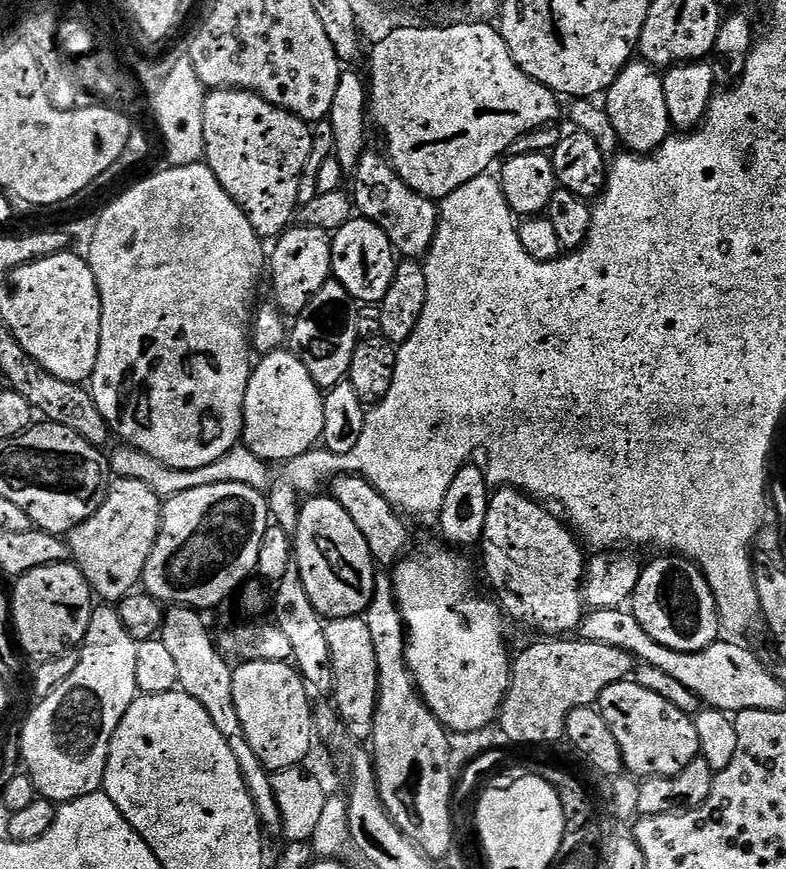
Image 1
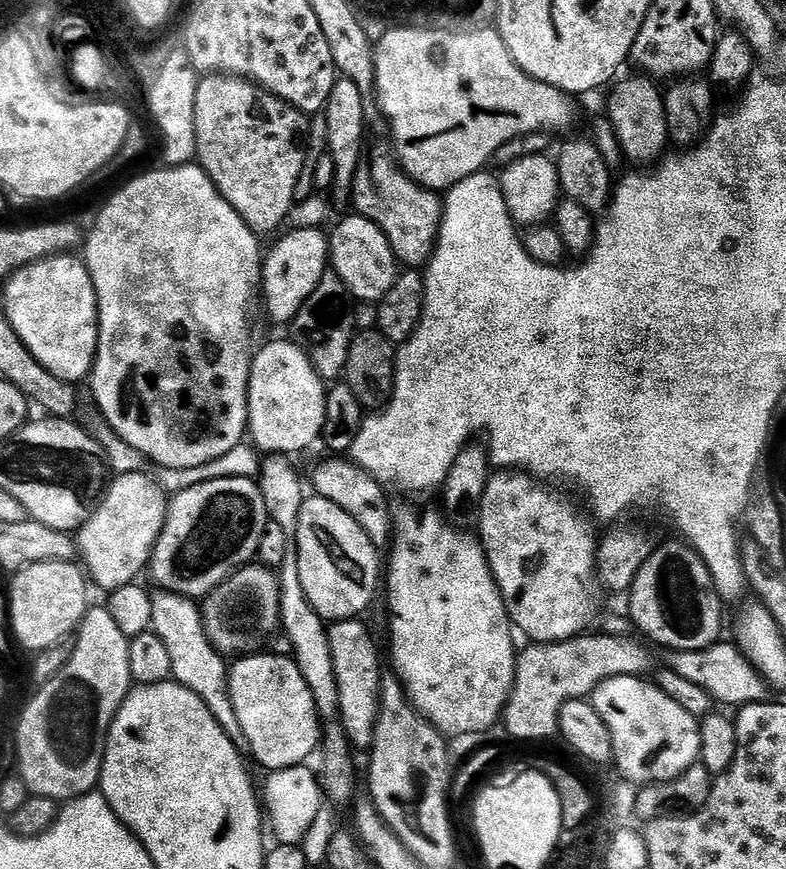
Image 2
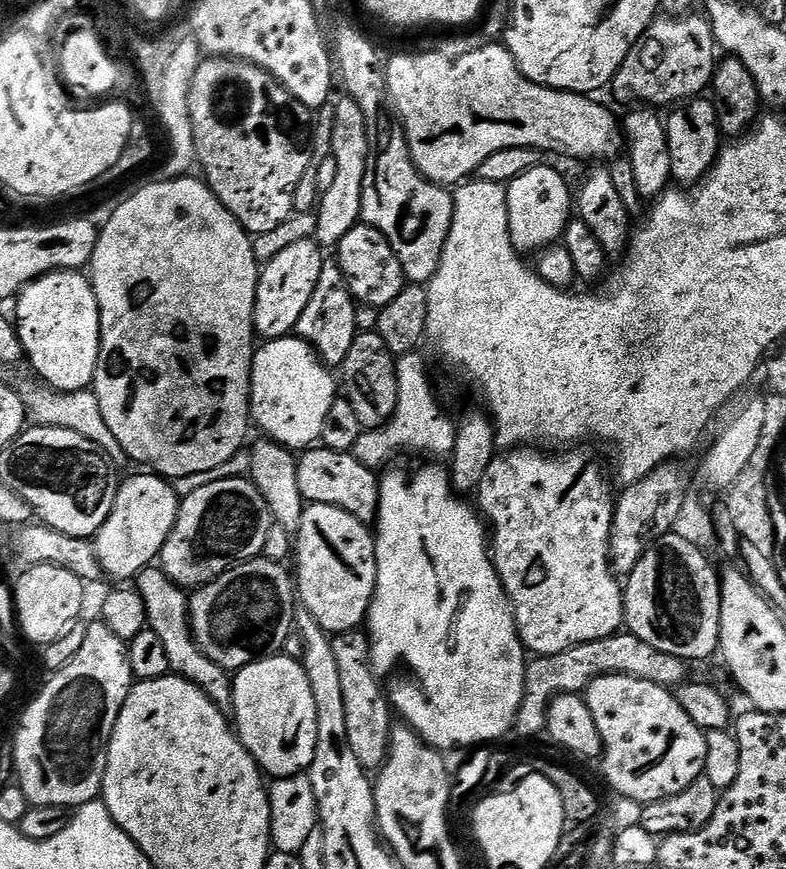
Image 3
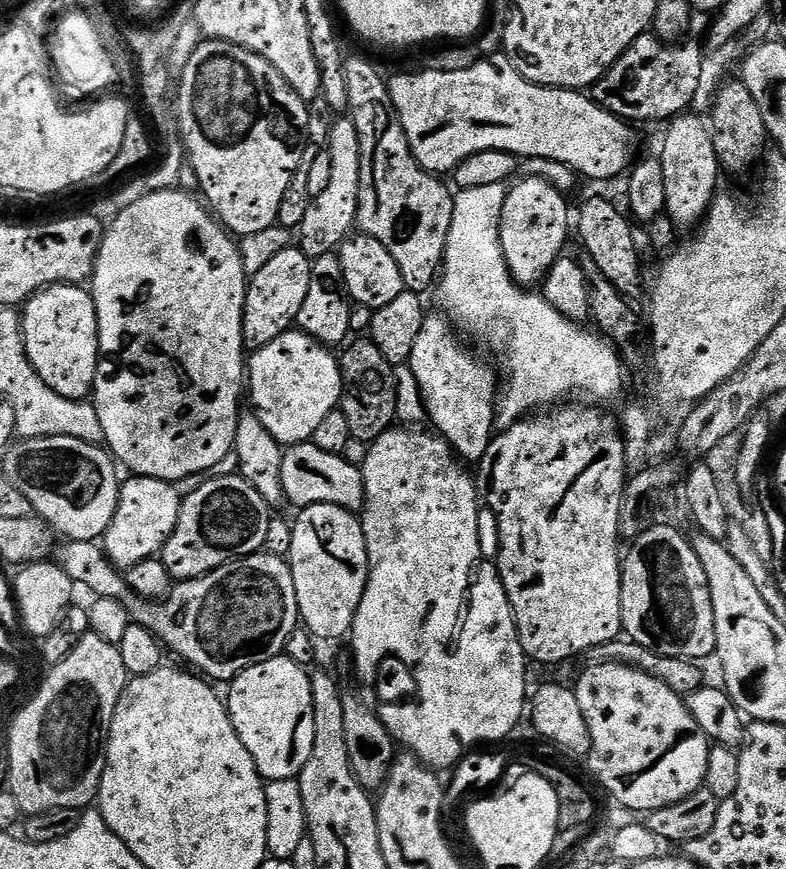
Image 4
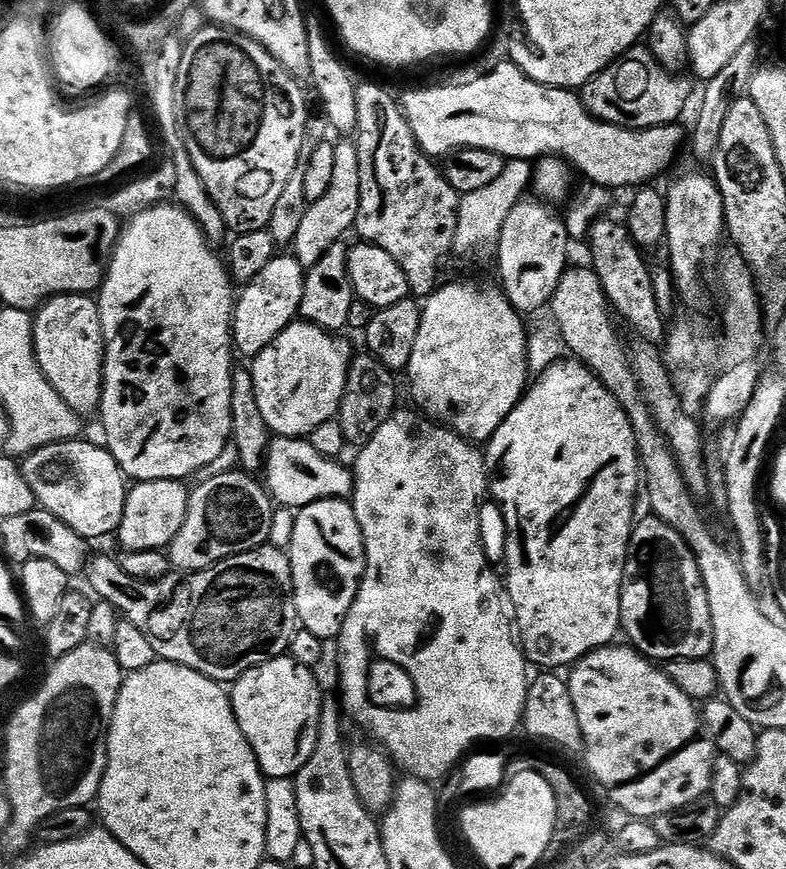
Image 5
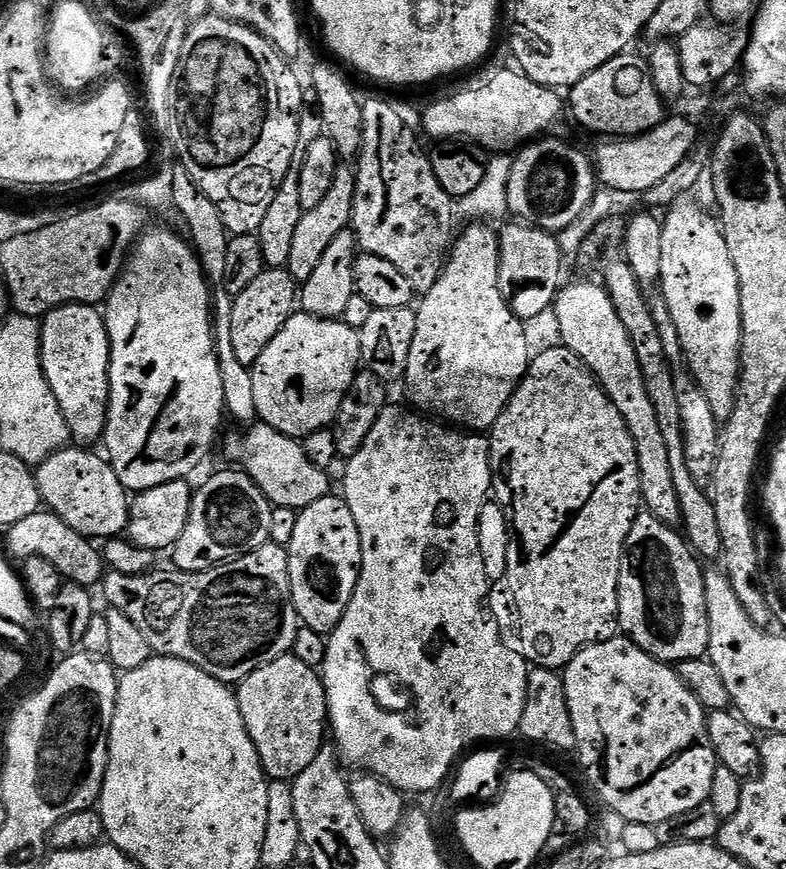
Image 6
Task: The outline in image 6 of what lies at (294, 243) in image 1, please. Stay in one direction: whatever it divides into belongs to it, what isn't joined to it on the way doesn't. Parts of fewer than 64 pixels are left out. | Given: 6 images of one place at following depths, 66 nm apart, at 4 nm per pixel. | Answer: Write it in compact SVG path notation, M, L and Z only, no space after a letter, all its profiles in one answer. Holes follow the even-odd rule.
M268 268L242 294L232 300L233 317L231 319L231 345L234 346L235 357L242 366L251 369L258 362L262 350L274 342L274 338L286 326L298 304L298 285L287 270Z

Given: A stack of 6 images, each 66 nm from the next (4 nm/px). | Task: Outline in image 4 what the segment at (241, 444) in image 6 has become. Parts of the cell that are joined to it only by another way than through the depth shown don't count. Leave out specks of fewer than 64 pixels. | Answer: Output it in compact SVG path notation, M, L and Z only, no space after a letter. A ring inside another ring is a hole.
M311 442L291 445L282 458L281 484L285 501L297 504L300 510L315 504L333 504L353 514L359 513L364 506L364 474L348 458L344 454L318 450Z

